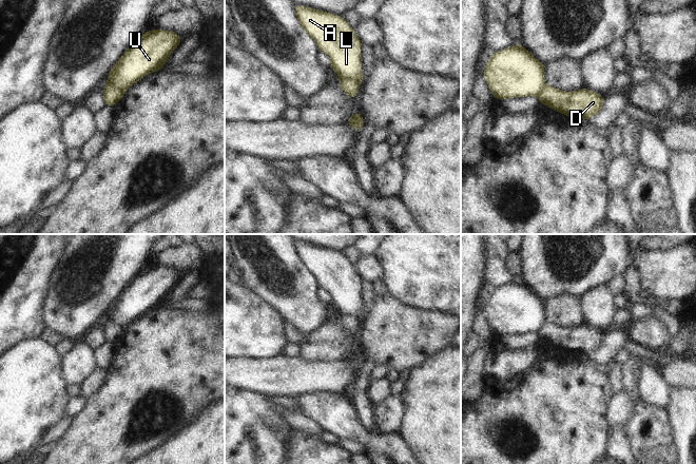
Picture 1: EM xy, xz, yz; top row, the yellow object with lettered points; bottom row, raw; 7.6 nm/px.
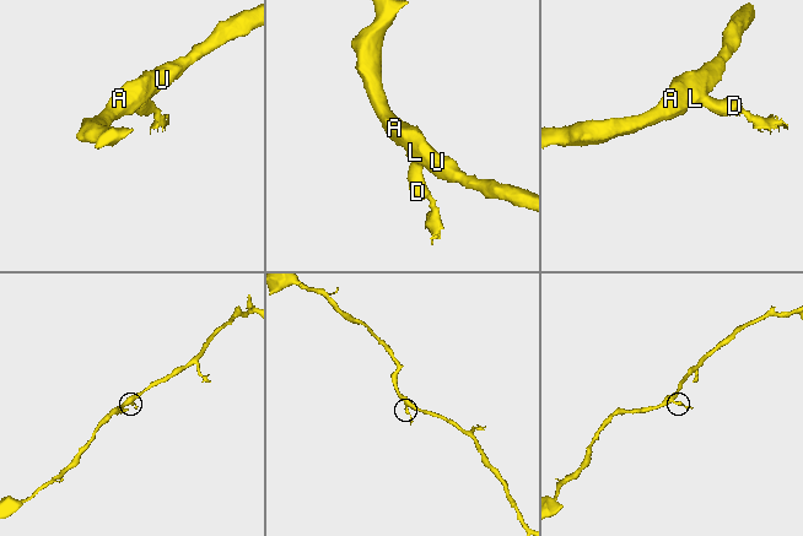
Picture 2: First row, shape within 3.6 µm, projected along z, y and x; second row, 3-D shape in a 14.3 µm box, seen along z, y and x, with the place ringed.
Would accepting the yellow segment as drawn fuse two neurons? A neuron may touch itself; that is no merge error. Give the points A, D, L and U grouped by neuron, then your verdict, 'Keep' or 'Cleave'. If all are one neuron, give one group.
Groups: A L U / D. Cleave

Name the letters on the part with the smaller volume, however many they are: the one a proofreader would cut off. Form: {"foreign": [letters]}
{"foreign": ["D"]}

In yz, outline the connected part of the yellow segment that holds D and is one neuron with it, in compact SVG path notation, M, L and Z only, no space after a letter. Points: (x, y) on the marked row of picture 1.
M546 85L539 94L540 103L576 119L591 119L603 107L602 95L585 88L577 92L564 92Z

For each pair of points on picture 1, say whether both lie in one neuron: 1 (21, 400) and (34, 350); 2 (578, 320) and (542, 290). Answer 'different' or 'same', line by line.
1: same
2: different

